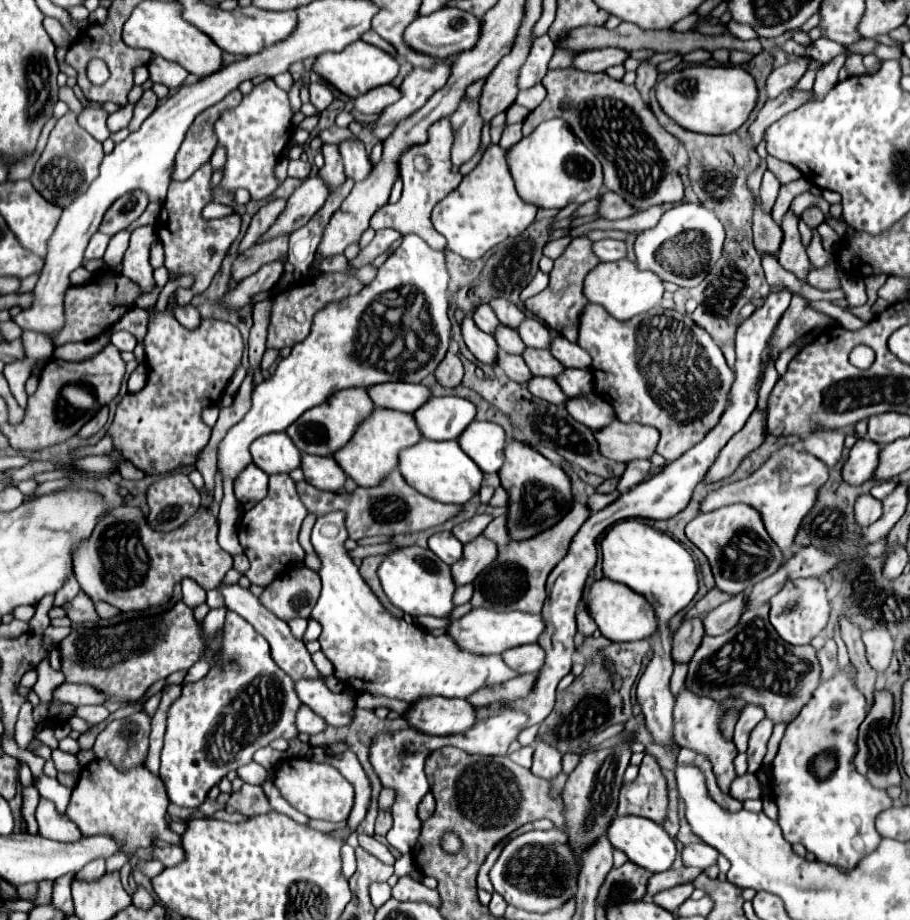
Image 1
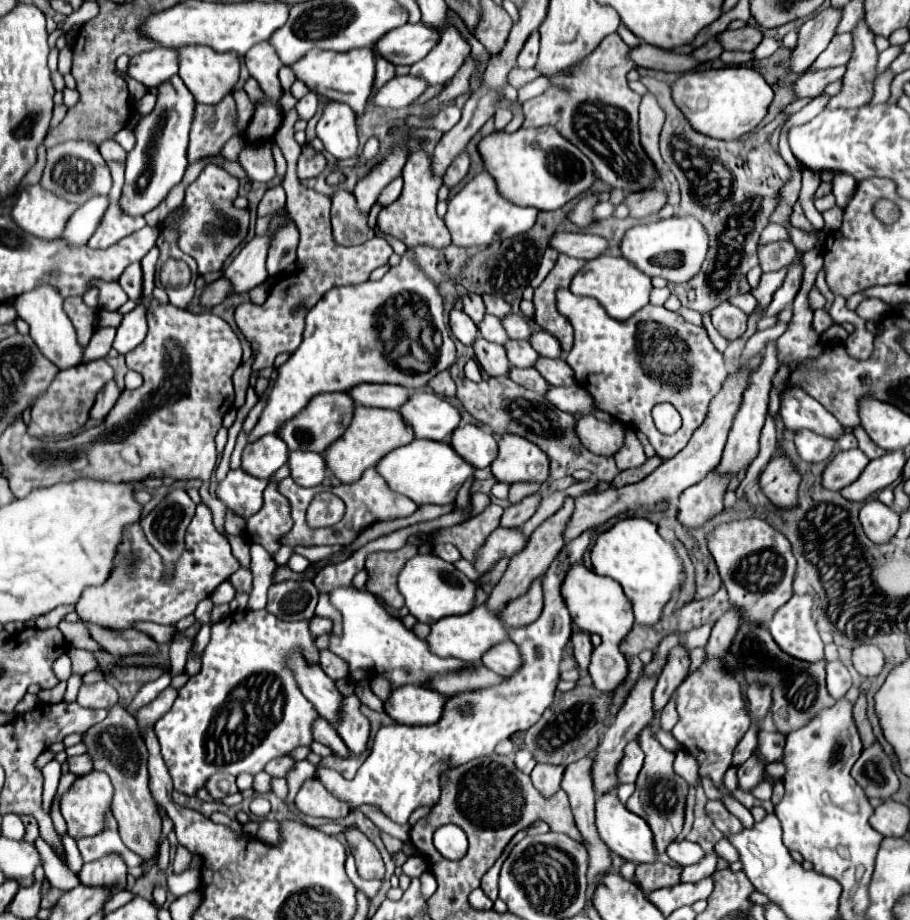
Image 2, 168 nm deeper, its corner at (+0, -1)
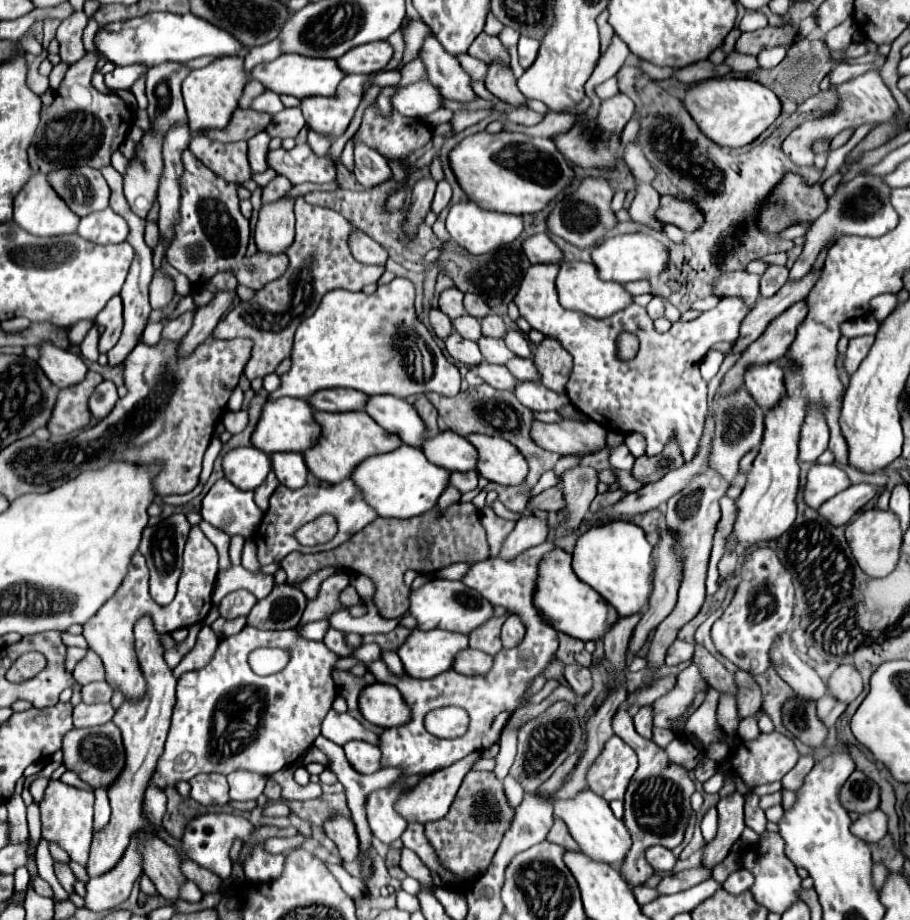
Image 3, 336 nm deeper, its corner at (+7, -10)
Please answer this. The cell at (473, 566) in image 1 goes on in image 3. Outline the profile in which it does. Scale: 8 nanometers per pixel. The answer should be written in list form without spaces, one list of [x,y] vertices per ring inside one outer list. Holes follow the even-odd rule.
[[[540,518],[518,520],[514,530],[502,542],[498,556],[502,560],[514,560],[524,550],[542,544],[546,540],[546,530],[548,530],[548,520],[540,520]]]

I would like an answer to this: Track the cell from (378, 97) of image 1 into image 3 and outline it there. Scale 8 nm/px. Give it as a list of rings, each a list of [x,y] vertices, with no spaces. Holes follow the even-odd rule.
[[[424,80],[398,88],[396,94],[390,98],[390,102],[398,114],[422,118],[442,106],[442,96],[428,80]]]

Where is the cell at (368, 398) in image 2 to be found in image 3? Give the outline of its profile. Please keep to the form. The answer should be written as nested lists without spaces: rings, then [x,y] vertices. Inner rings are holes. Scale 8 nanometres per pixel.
[[[324,390],[322,394],[314,394],[314,398],[308,398],[314,406],[314,410],[326,410],[326,412],[352,412],[352,410],[364,410],[368,404],[368,394],[362,394],[358,390]]]

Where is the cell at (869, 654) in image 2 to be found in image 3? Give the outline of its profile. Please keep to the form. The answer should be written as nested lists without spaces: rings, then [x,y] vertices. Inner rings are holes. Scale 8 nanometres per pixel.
[[[842,664],[840,668],[836,668],[836,672],[830,676],[828,680],[828,690],[842,702],[852,702],[860,692],[862,692],[862,676],[860,672],[850,666],[850,664]]]

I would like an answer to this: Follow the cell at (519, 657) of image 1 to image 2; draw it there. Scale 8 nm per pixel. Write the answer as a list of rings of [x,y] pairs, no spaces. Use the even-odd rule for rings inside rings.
[[[501,641],[501,645],[493,645],[493,649],[489,649],[481,661],[487,669],[495,671],[501,677],[509,677],[521,667],[521,655],[513,641]]]

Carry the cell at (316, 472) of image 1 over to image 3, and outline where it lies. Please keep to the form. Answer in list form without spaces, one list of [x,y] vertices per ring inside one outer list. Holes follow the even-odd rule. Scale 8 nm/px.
[[[272,454],[272,470],[276,472],[280,484],[292,490],[306,486],[308,466],[302,454]]]

